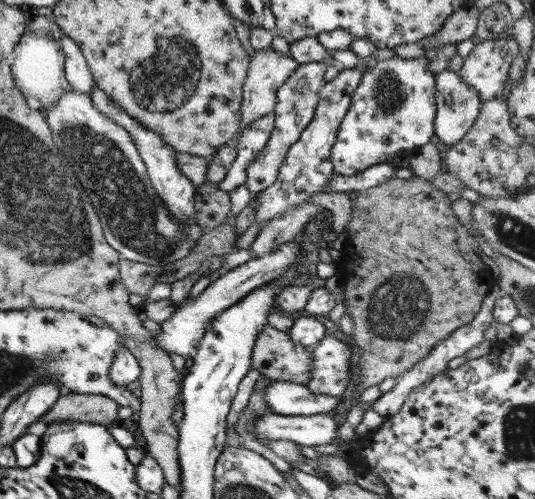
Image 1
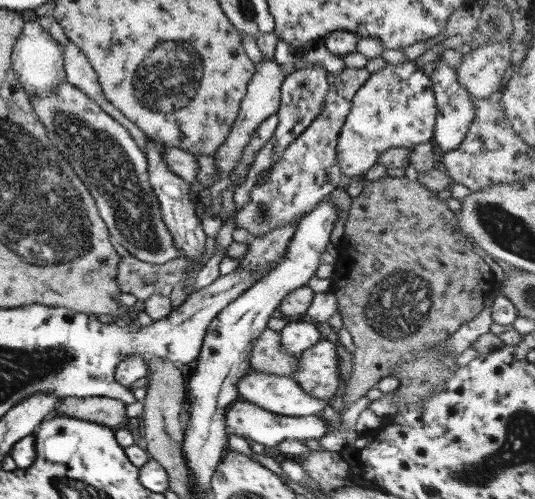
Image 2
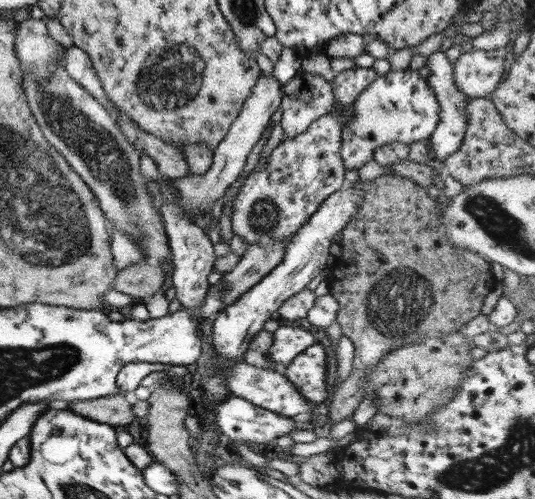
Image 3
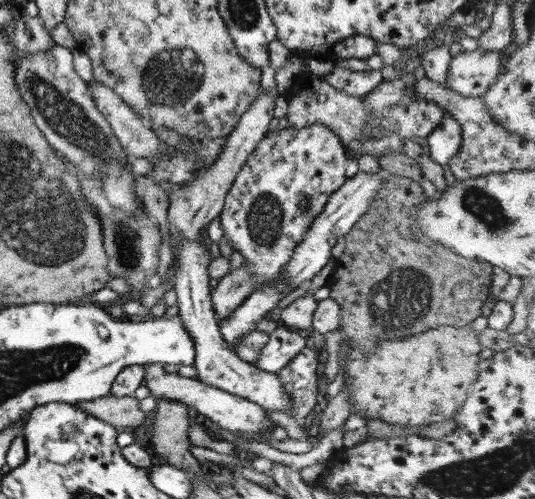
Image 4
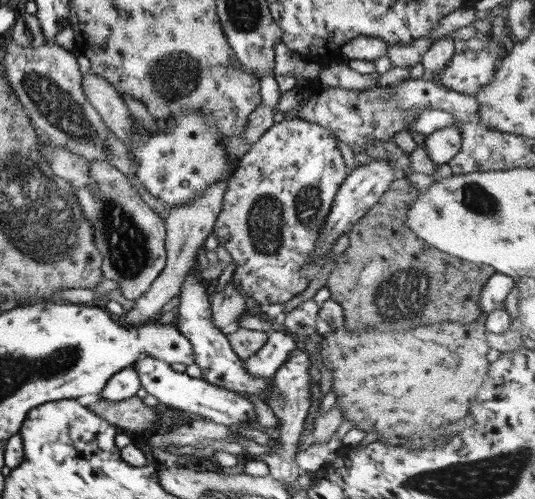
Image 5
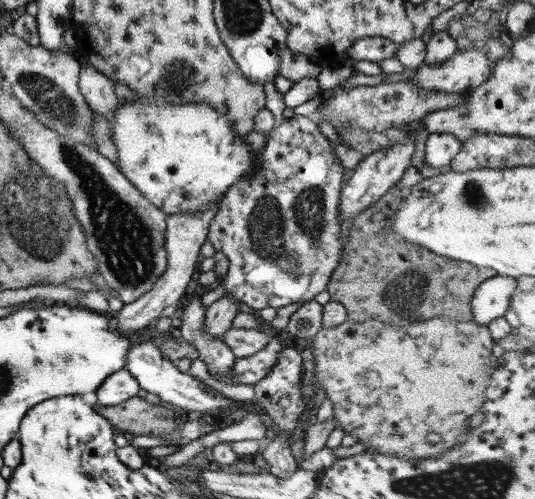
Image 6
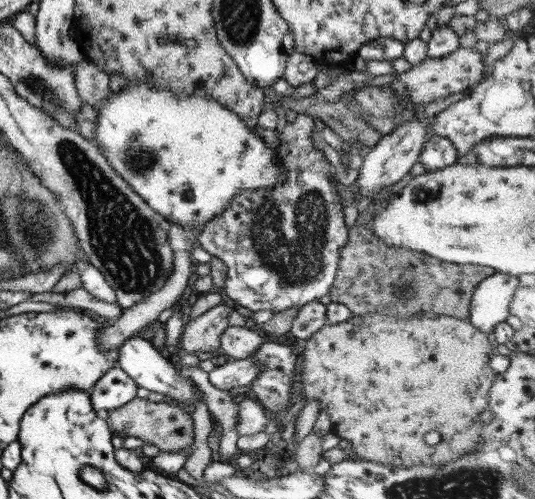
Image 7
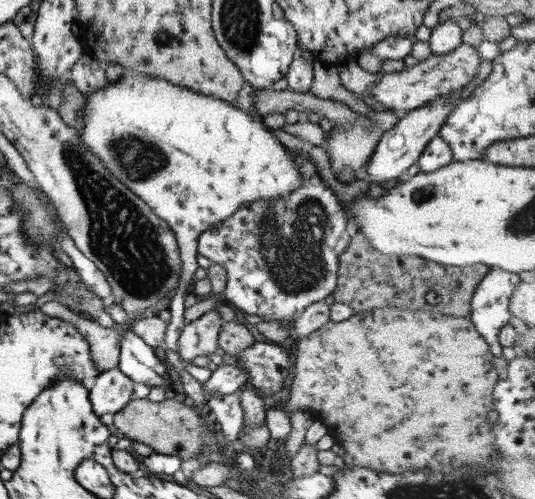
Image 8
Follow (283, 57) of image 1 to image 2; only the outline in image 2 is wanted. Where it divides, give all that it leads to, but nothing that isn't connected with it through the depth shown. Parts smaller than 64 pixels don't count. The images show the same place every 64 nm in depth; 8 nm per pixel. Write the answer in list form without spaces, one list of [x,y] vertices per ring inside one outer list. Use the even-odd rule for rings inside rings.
[[[263,57],[262,61],[254,64],[253,74],[247,83],[245,94],[240,100],[240,108],[237,117],[233,121],[230,133],[223,144],[212,154],[218,180],[227,179],[233,166],[235,166],[241,150],[249,140],[252,132],[255,132],[258,124],[263,122],[278,110],[280,103],[280,86],[283,82],[283,69],[275,62],[273,57]]]

